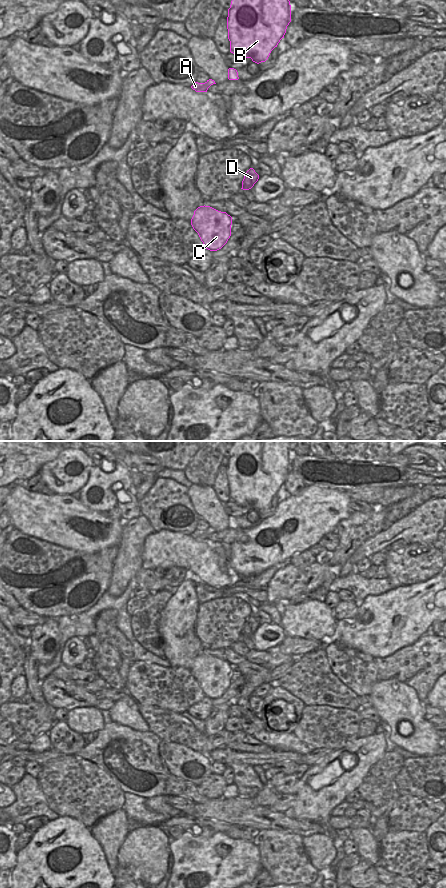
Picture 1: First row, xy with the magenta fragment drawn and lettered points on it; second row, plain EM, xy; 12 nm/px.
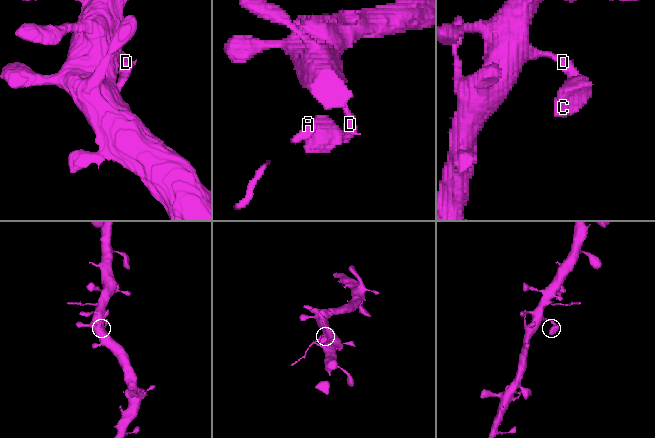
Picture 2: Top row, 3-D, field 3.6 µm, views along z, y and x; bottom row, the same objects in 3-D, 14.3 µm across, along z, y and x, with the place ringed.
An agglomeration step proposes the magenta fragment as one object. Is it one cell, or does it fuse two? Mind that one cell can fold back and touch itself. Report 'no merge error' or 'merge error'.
merge error

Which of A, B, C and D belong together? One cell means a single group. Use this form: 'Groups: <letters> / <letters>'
Groups: A / B C D.

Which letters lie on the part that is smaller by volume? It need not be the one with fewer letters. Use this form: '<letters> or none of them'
A

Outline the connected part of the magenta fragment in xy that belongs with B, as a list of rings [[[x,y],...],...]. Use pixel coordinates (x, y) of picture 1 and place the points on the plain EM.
[[[234,441],[228,457],[227,477],[230,500],[239,506],[265,510],[286,481],[291,470],[291,453],[287,441]]]

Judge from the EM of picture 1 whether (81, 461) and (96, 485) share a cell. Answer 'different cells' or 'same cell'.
different cells

